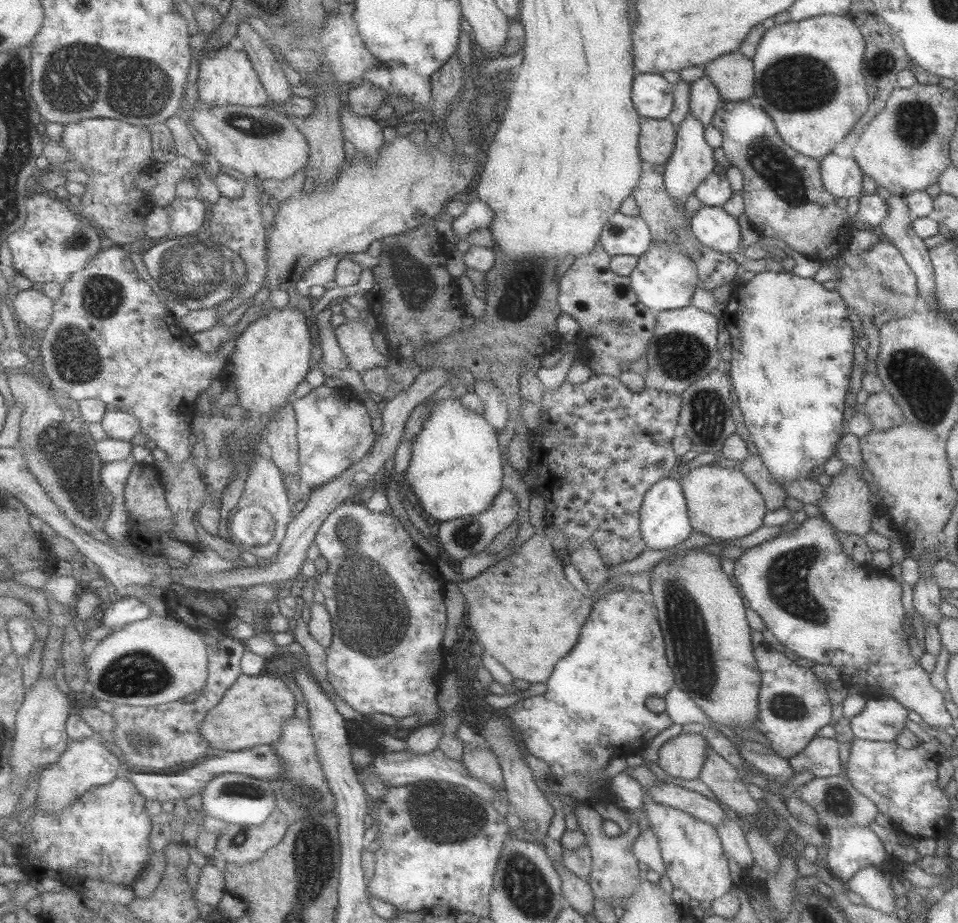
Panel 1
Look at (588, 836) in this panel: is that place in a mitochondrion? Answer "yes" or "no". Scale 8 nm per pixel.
no

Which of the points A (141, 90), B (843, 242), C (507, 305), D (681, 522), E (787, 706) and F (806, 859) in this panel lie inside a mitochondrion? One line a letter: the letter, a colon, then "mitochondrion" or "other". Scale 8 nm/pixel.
A: mitochondrion
B: other
C: other
D: other
E: mitochondrion
F: other

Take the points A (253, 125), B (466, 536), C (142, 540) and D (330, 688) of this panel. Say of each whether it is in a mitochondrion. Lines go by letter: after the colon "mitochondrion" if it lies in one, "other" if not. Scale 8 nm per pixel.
A: mitochondrion
B: mitochondrion
C: other
D: other

